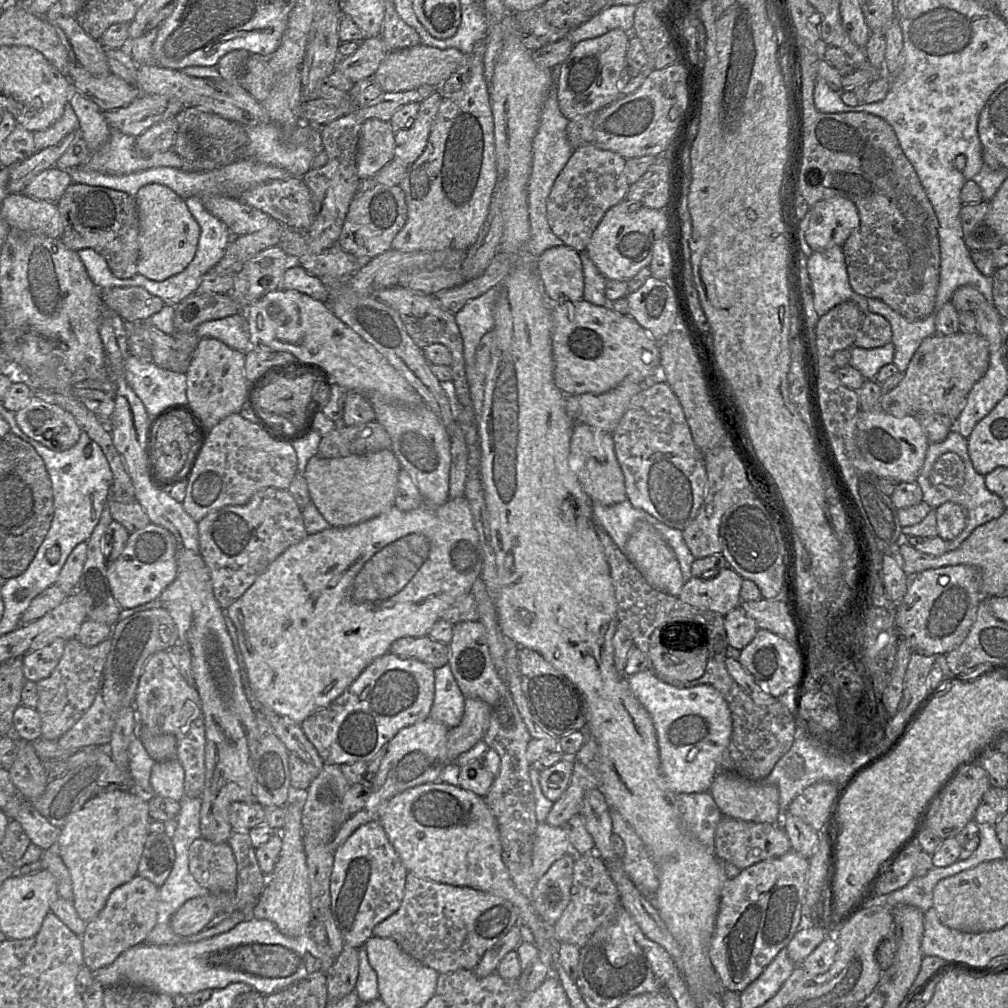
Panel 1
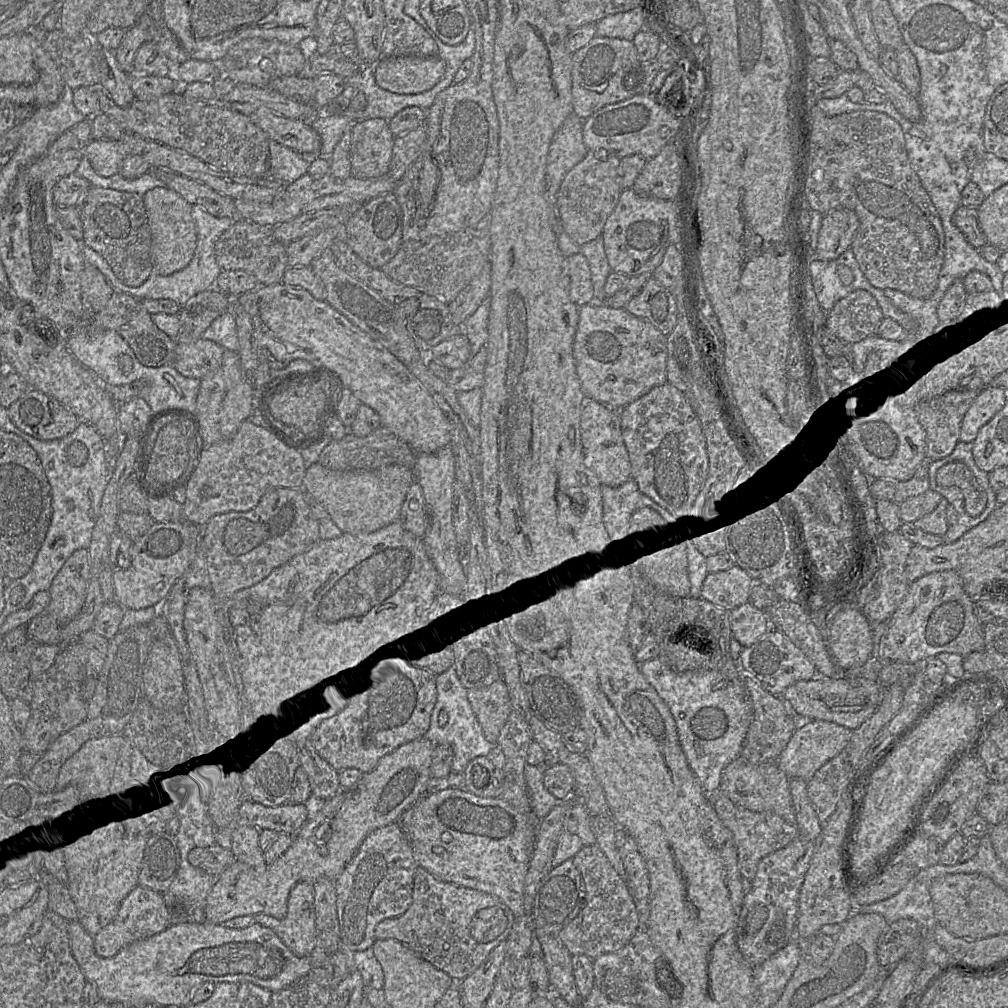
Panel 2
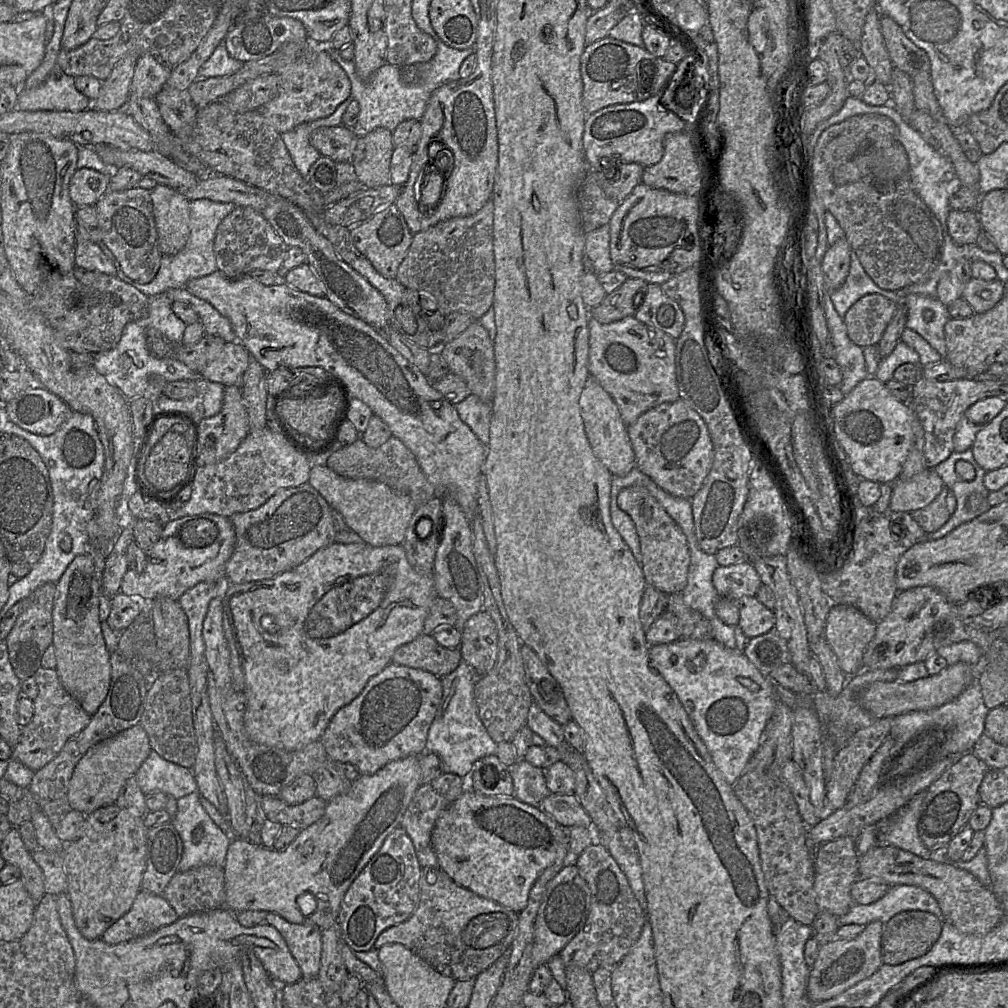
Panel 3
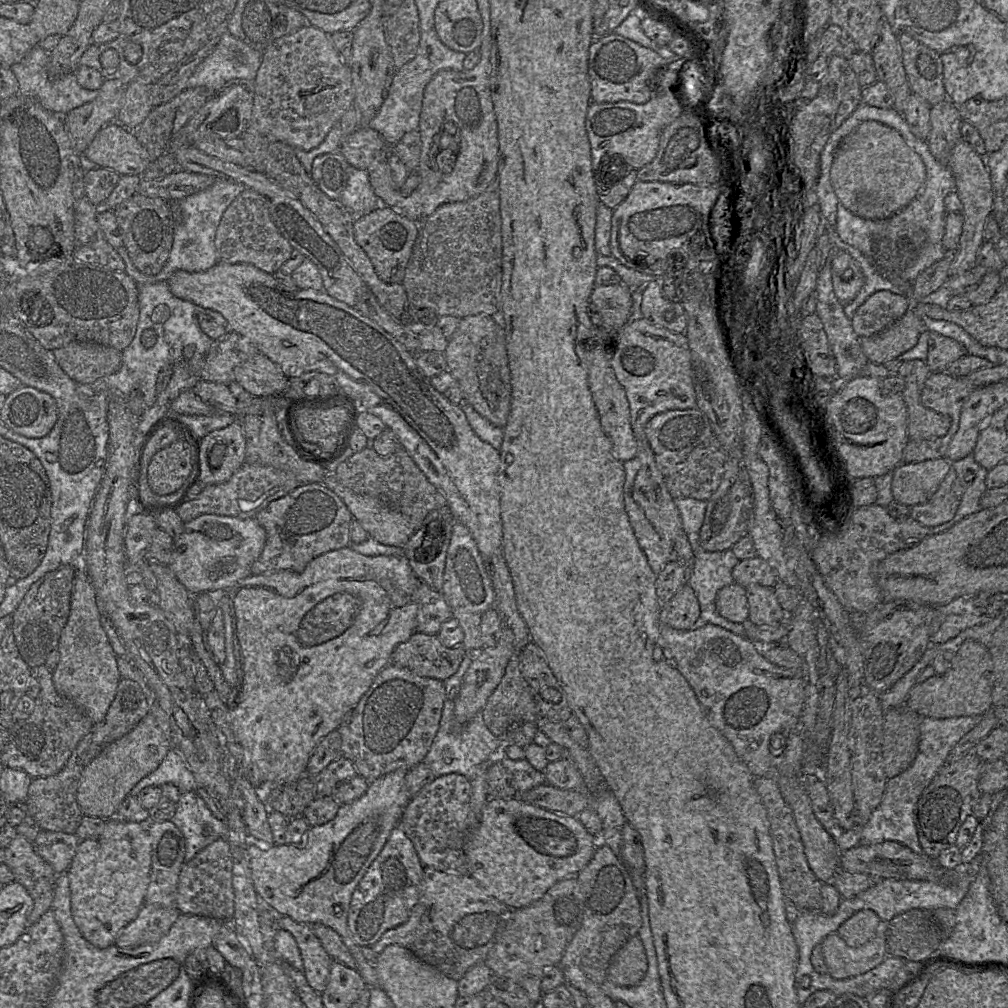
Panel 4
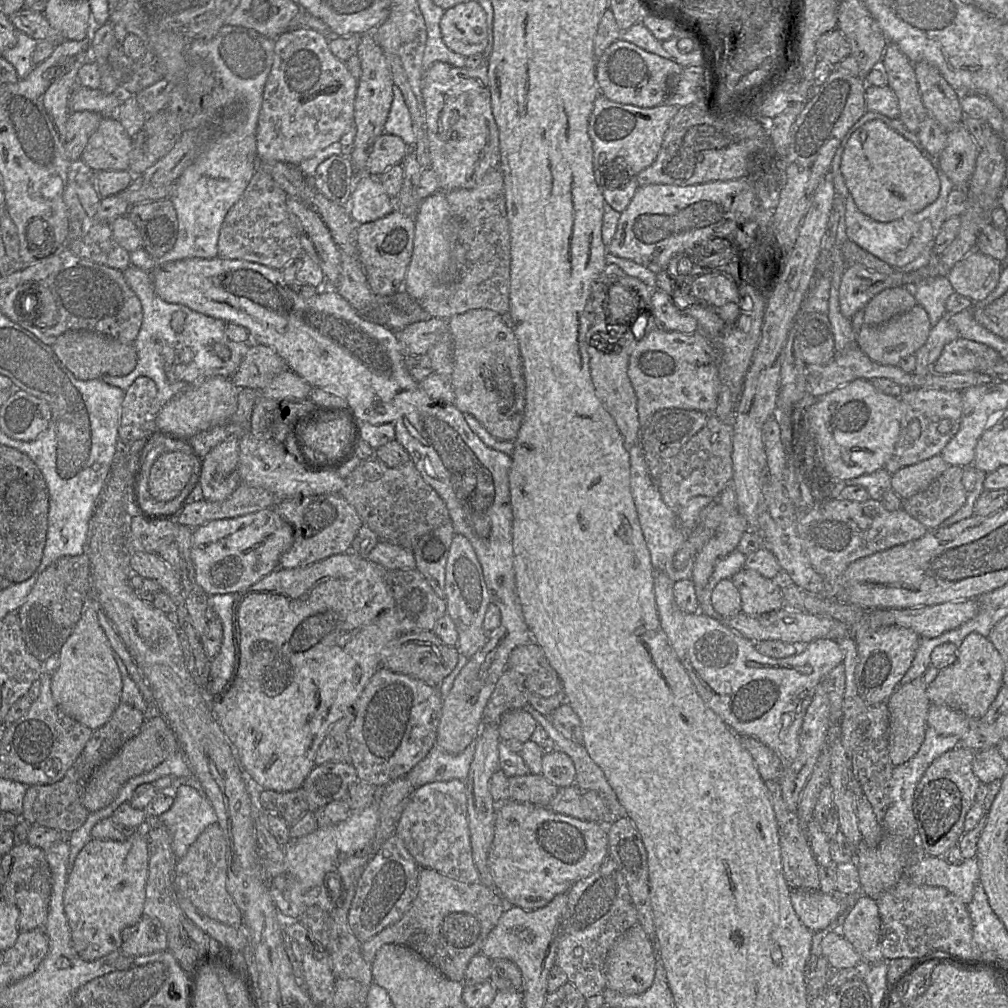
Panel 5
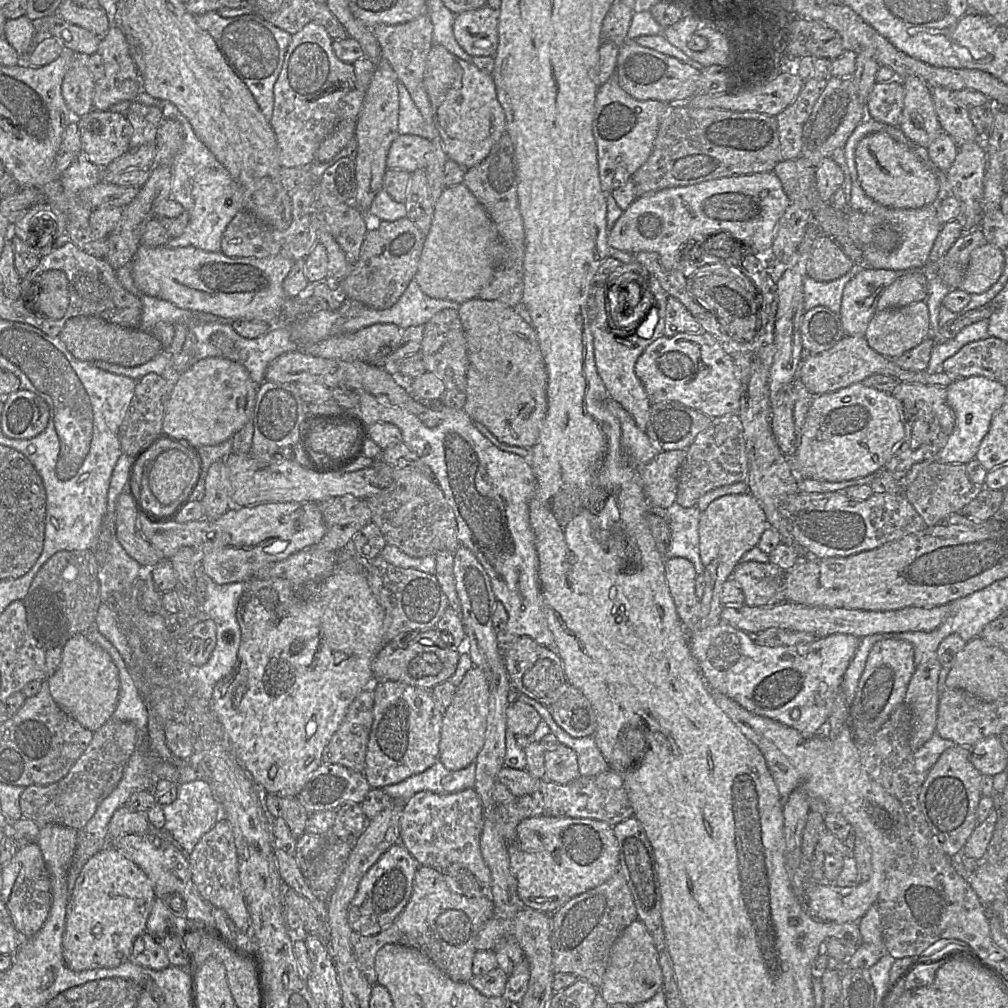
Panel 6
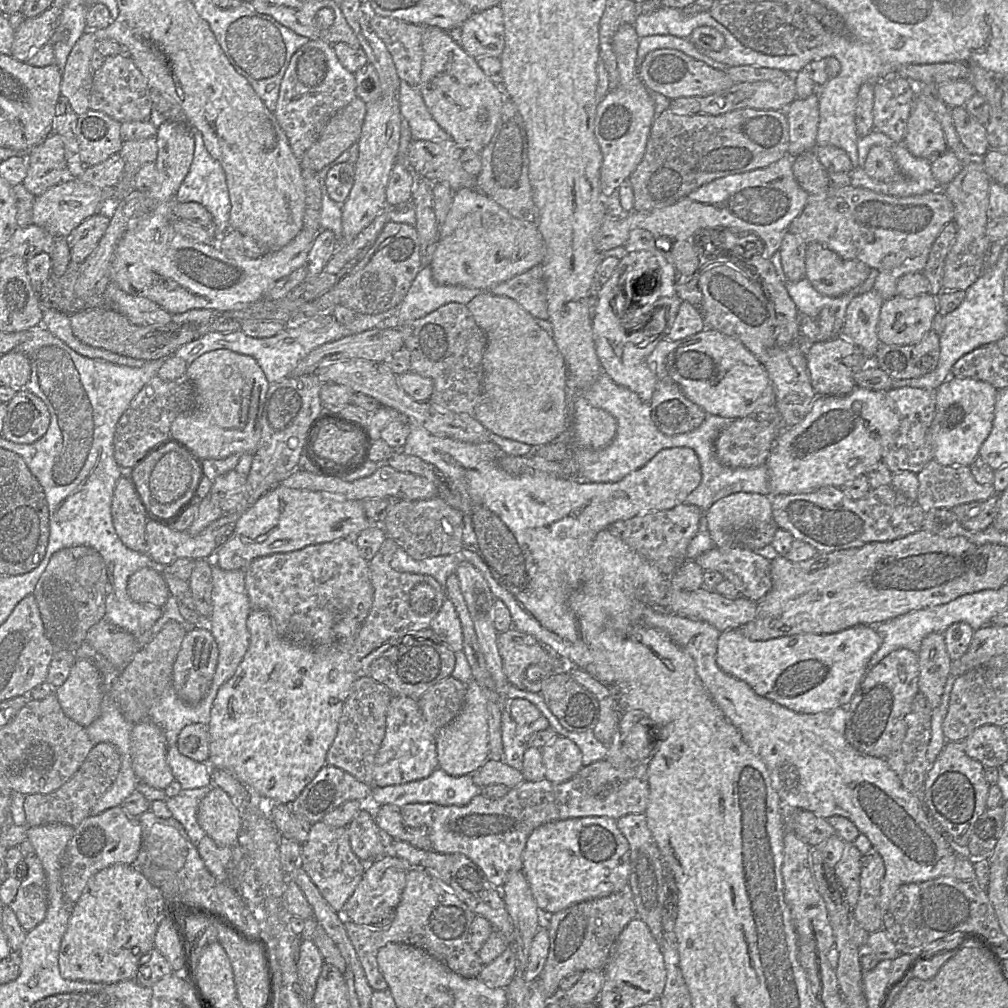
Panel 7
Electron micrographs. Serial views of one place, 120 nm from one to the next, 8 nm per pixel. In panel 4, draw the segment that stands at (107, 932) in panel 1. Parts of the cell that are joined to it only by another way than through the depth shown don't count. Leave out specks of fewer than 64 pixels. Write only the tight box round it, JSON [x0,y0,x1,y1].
[114,903,179,948]

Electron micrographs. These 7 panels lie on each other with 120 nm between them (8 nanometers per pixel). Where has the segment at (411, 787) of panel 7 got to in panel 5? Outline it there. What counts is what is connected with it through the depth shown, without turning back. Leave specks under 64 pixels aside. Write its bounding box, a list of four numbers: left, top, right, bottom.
[405,738,476,789]

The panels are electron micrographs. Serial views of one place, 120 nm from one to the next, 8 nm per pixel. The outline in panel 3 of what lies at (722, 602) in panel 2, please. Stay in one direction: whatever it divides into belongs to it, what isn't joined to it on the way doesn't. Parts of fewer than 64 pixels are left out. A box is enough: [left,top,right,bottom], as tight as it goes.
[712,561,762,600]

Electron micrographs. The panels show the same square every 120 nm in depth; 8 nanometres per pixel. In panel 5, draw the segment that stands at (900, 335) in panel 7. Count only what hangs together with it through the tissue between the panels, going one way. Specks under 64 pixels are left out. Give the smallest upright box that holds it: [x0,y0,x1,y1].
[856,305,932,366]

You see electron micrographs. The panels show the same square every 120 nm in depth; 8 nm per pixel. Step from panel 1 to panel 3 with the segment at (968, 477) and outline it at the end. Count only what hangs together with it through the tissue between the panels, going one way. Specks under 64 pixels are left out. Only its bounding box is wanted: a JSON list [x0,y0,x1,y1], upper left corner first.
[927,450,991,540]

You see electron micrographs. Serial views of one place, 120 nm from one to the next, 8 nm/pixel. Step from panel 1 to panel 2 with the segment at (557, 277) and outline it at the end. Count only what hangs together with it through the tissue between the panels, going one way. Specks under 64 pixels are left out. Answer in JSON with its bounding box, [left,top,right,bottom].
[566,253,594,307]

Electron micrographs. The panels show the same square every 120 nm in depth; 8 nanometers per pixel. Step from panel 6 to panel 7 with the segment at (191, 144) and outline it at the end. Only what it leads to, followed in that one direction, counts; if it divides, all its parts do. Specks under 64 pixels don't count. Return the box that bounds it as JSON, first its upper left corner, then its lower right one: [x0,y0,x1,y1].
[176,131,231,246]

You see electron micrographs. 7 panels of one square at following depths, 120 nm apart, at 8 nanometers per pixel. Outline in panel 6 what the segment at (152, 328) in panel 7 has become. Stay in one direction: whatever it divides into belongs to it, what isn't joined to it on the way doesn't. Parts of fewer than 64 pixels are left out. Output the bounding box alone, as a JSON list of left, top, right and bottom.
[58,316,163,367]

